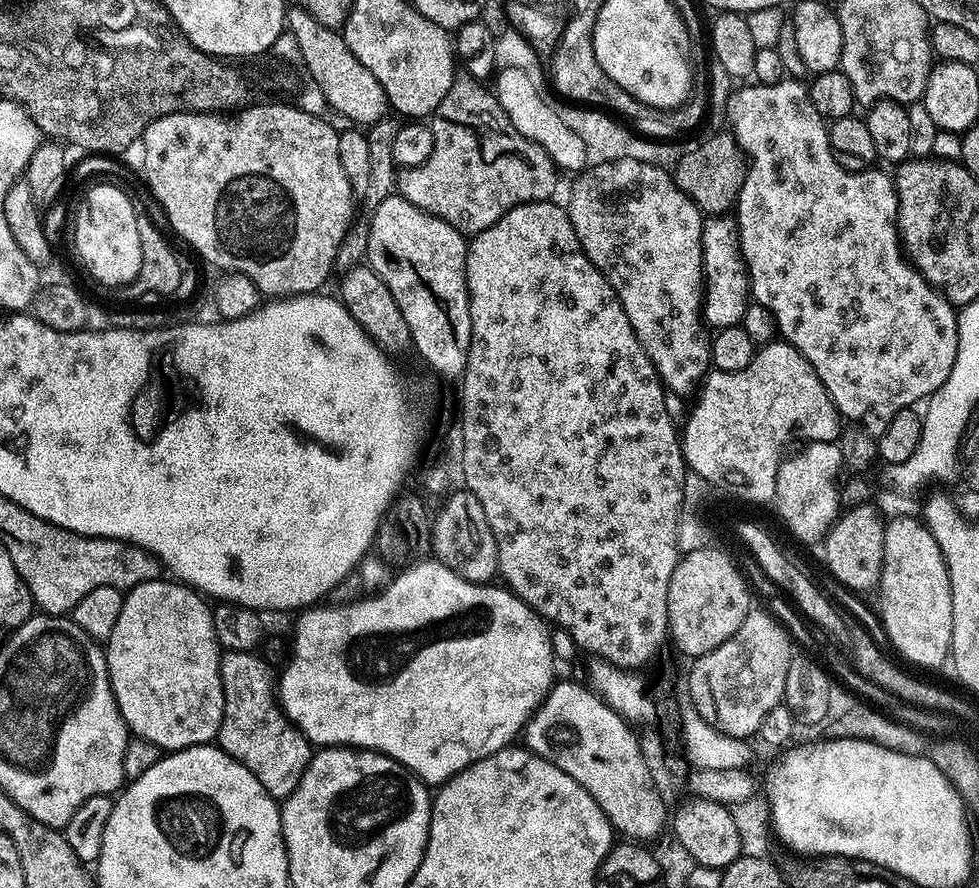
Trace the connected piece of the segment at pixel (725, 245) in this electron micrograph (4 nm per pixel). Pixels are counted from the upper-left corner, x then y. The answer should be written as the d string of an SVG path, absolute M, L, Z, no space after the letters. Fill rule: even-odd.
M712 214L704 221L702 230L702 262L704 291L702 319L709 329L734 328L743 321L750 303L748 268L740 249L740 231L735 219L728 214Z

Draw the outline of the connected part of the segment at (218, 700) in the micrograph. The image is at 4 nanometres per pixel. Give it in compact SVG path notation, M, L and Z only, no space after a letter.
M157 578L150 582L142 582L138 586L127 589L122 602L122 614L118 614L118 622L115 624L112 633L108 635L104 657L108 663L108 677L110 678L112 693L118 702L118 710L122 714L129 733L138 738L146 738L146 742L154 742L154 746L158 746L165 753L170 753L181 752L184 748L198 746L199 744L211 744L219 737L220 723L224 717L224 691L222 690L222 678L220 677L222 649L218 638L214 634L212 608L209 601L201 593L189 588L187 584L164 579Z

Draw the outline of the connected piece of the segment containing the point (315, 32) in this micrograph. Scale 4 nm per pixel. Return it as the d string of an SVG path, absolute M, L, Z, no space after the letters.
M295 6L287 11L286 26L298 42L299 59L306 66L309 79L319 86L334 112L336 110L358 126L371 126L387 117L390 105L382 84L355 58L337 29L325 28L310 14Z

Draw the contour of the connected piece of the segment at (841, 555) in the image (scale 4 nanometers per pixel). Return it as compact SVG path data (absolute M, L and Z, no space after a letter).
M866 502L857 508L847 509L837 516L835 523L823 537L824 560L828 563L828 572L837 581L837 585L864 594L867 588L875 589L880 582L880 559L884 549L885 521Z

